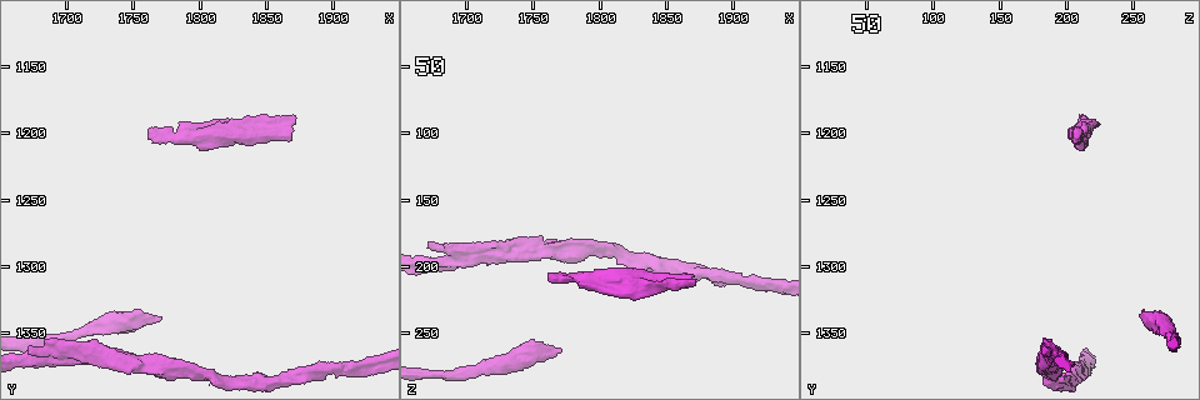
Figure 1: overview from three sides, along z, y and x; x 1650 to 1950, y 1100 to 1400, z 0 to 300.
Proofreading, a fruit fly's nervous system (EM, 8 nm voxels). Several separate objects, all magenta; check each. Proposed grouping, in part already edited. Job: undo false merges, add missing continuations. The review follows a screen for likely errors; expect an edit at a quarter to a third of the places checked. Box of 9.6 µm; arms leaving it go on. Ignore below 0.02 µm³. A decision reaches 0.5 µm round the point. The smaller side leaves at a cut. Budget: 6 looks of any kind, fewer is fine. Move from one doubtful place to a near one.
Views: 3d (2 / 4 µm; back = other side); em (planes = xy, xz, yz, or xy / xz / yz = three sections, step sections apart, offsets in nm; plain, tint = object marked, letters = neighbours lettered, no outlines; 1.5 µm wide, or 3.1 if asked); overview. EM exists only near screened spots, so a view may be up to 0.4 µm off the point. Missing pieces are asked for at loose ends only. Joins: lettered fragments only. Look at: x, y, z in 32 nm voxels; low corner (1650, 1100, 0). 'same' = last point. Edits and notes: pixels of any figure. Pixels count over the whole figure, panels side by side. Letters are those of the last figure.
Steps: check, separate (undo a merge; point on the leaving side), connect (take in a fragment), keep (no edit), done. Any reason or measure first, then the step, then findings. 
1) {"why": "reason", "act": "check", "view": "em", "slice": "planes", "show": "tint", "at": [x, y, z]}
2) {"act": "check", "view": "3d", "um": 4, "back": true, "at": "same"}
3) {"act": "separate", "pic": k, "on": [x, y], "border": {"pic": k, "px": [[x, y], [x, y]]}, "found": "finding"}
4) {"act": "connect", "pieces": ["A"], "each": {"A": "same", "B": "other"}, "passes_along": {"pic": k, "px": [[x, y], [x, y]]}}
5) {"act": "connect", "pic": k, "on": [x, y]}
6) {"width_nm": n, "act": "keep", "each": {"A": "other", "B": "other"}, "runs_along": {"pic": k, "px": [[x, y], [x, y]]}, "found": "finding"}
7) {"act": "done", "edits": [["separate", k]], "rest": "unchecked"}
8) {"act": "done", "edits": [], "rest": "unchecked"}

{"why": "an open end", "act": "check", "view": "em", "slice": "yz", "step": 4, "show": "tint", "at": [1770, 1340, 262]}

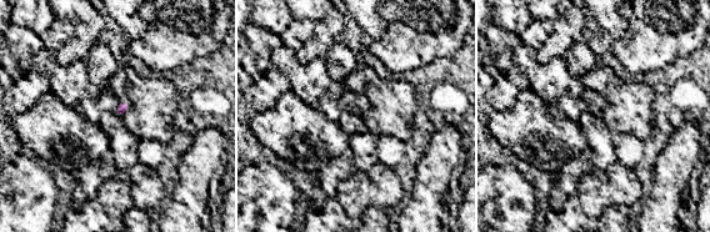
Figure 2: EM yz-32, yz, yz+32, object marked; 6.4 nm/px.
{"why": "another direction", "act": "check", "view": "em", "slice": "planes", "show": "letters", "at": "same"}

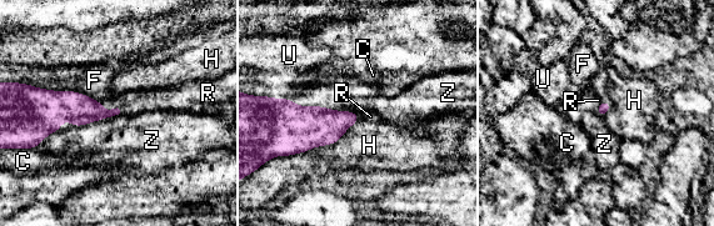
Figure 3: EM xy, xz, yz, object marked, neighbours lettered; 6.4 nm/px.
{"act": "connect", "pieces": ["R"], "each": {"C": "other", "F": "other", "H": "other", "R": "same", "U": "other", "Z": "other"}, "passes_along": {"pic": 3, "px": [[604, 106], [598, 106], [598, 100]]}, "found": "the neuron continues"}

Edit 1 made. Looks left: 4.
{"why": "see it whole again", "act": "check", "view": "overview"}

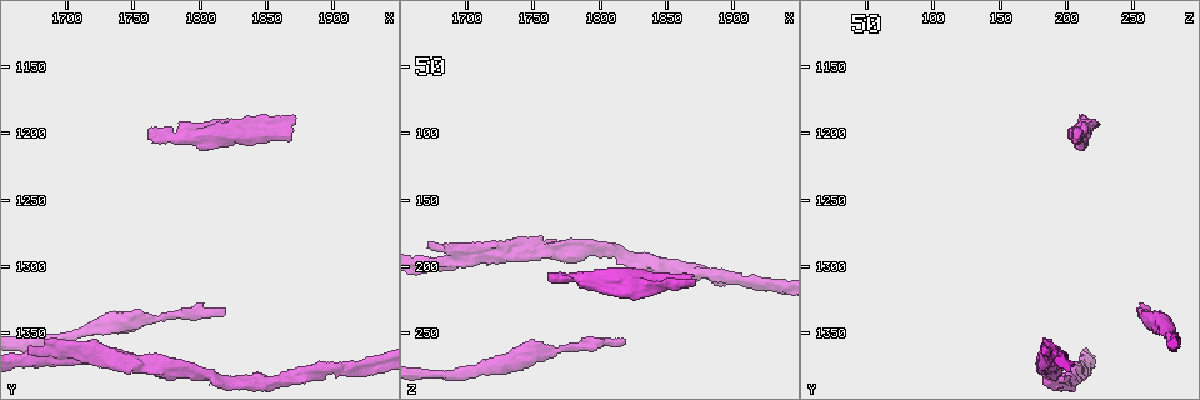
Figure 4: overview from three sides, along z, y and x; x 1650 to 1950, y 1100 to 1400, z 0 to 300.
{"why": "sudden change in width", "act": "check", "view": "em", "slice": "xz", "step": 8, "show": "tint", "at": [1710, 1350, 278]}

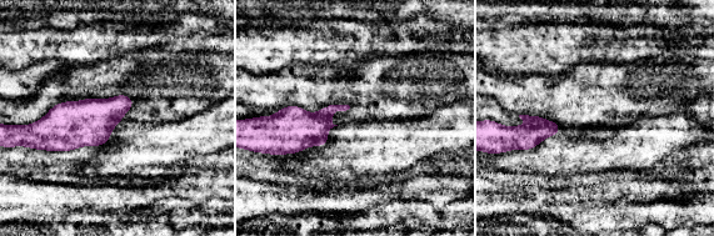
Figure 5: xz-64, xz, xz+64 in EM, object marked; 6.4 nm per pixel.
{"why": "cut it another way", "act": "check", "view": "em", "slice": "planes", "show": "letters", "at": "same"}

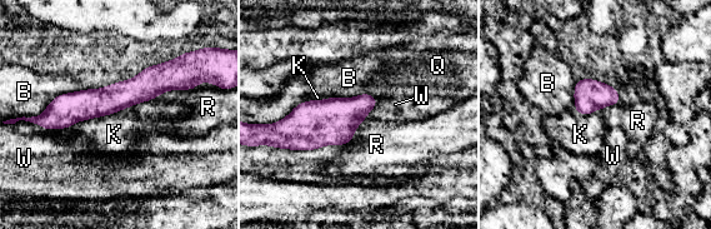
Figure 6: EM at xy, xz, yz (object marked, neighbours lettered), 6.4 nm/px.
{"act": "keep", "each": {"B": "other", "K": "other", "Q": "other", "R": "other", "W": "other"}, "runs_along": {"pic": 6, "px": [[204, 75], [56, 100]]}, "found": "all the same neuron"}

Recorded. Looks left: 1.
{"act": "done", "edits": [["connect", 3]], "rest": "unchecked"}

